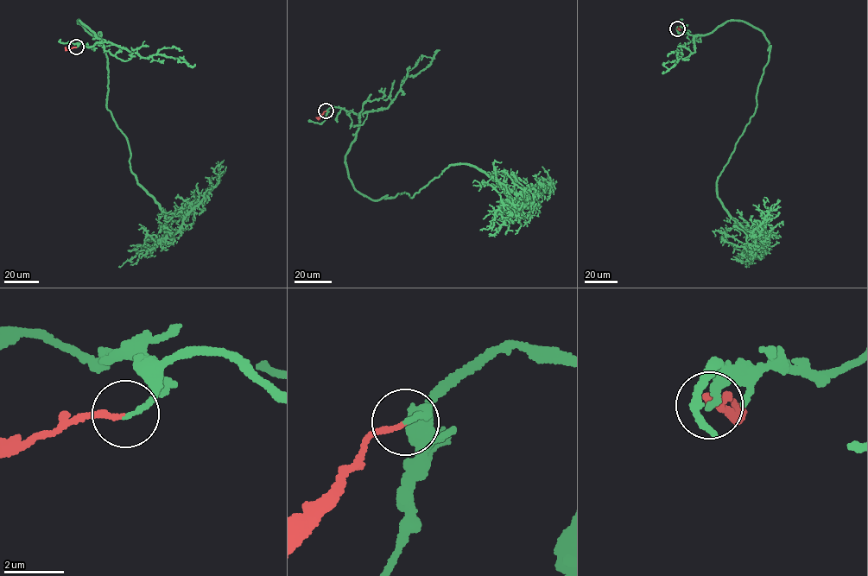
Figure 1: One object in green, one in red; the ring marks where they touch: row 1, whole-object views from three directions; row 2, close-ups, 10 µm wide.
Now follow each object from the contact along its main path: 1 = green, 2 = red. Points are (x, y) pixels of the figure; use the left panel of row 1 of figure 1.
1: (76, 47), (104, 41), (78, 19), (100, 32), (108, 110), (137, 183), (161, 208), (199, 205), (222, 161)
2: (76, 47), (66, 47)

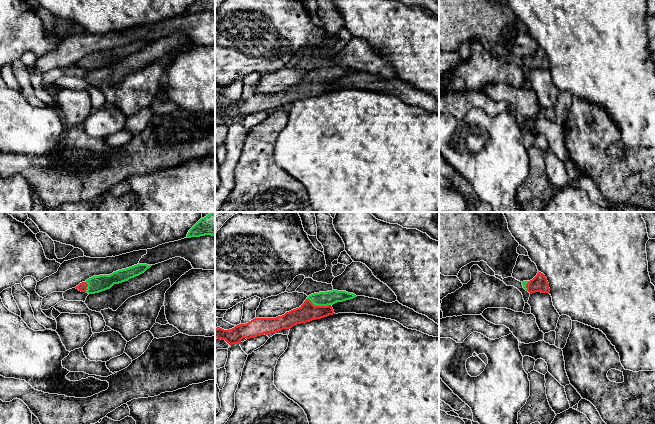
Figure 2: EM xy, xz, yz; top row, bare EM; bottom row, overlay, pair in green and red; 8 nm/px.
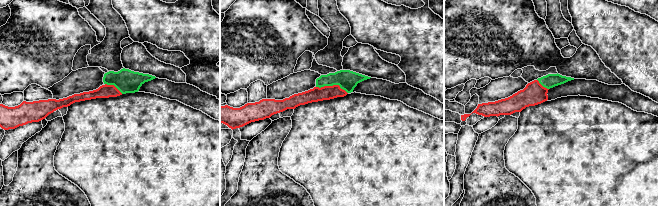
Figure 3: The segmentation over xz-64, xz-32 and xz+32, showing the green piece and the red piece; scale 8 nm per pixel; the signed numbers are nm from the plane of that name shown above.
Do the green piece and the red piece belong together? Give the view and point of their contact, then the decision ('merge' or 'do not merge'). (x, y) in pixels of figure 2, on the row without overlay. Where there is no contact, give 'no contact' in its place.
xz (319, 81) | merge

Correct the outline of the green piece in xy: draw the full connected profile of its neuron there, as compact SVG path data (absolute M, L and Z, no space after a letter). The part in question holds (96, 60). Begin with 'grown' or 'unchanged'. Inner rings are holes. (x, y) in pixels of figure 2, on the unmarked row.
grown | M137 40L132 43L113 48L110 51L93 52L87 55L85 58L80 59L75 64L88 70L99 69L110 65L114 60L119 60L139 52L151 42L152 41L147 40Z

